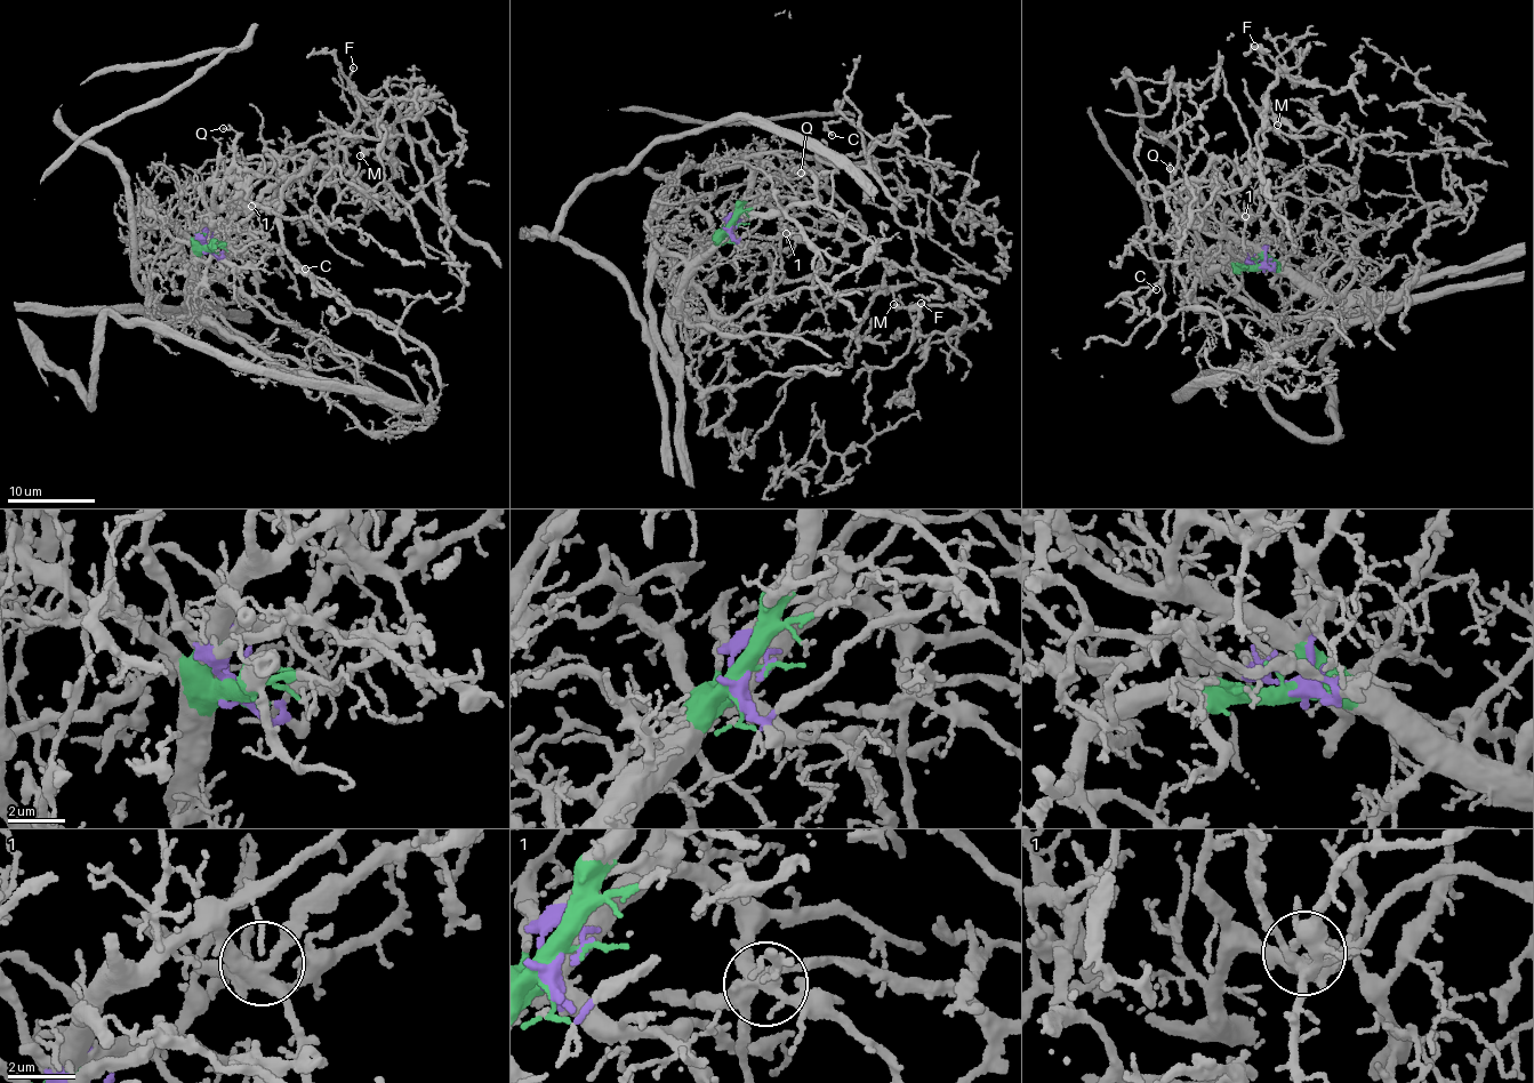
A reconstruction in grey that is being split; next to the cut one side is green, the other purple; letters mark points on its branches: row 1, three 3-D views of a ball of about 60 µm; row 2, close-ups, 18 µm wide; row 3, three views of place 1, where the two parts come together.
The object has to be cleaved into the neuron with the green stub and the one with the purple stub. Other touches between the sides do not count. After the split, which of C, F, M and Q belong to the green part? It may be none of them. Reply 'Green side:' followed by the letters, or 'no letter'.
Green side: Q

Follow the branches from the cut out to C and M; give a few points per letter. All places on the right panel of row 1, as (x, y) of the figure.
C: (1255, 261), (1197, 246), (1183, 231), (1175, 274), (1189, 305), (1153, 317), (1139, 298), (1156, 289)
M: (1255, 261), (1178, 232), (1215, 160), (1251, 216), (1354, 183), (1263, 114), (1250, 168), (1265, 96), (1277, 126)

